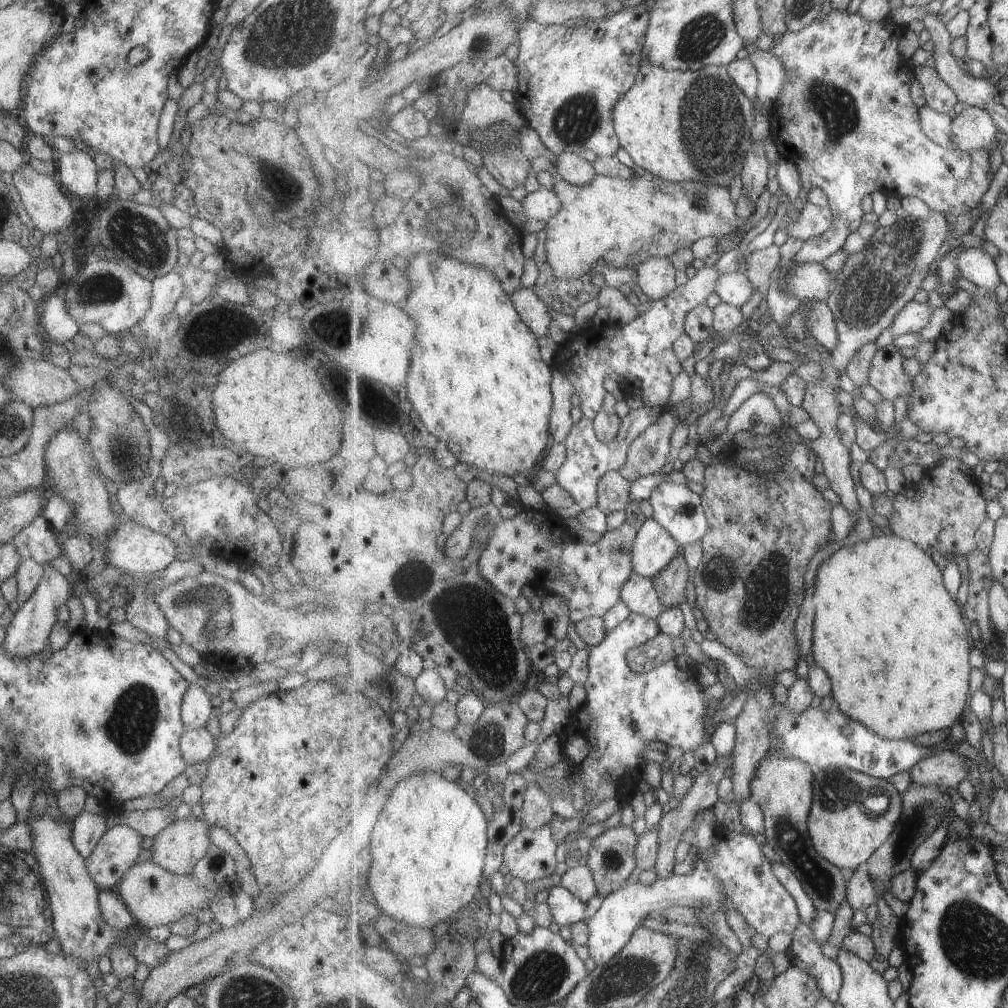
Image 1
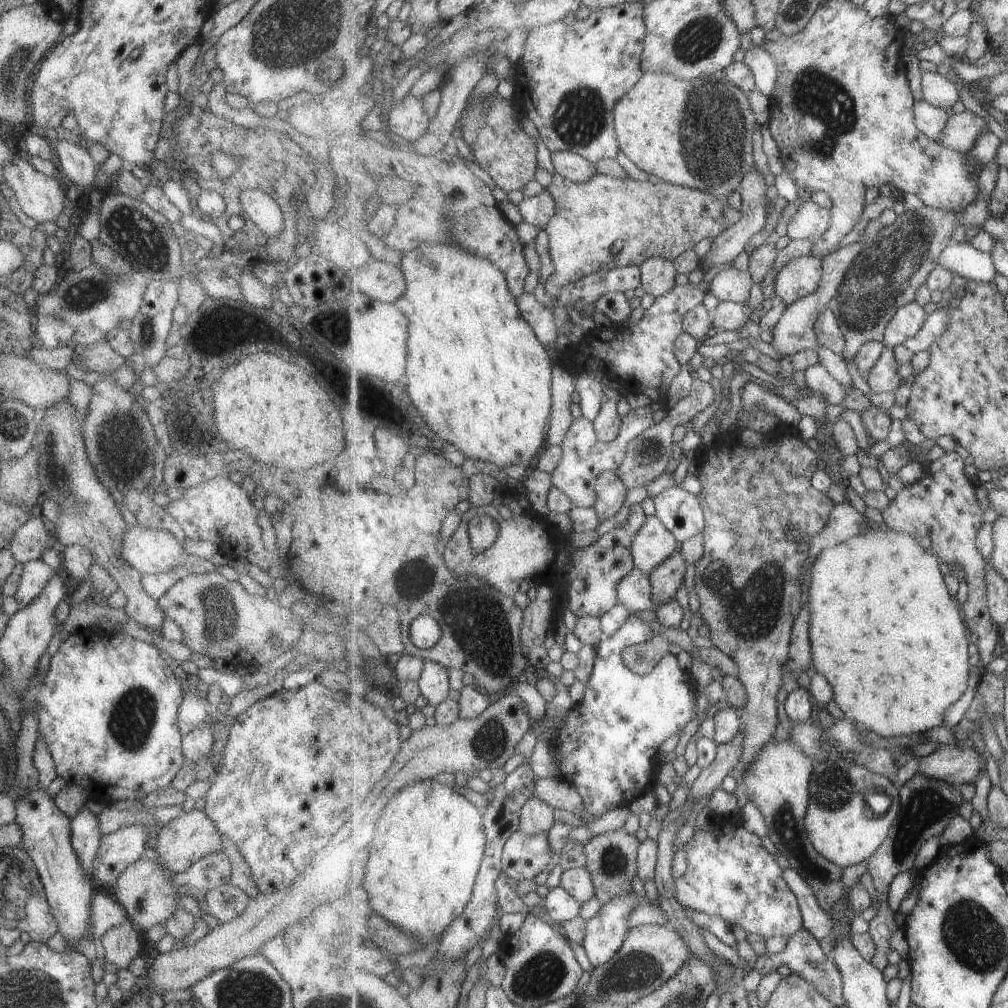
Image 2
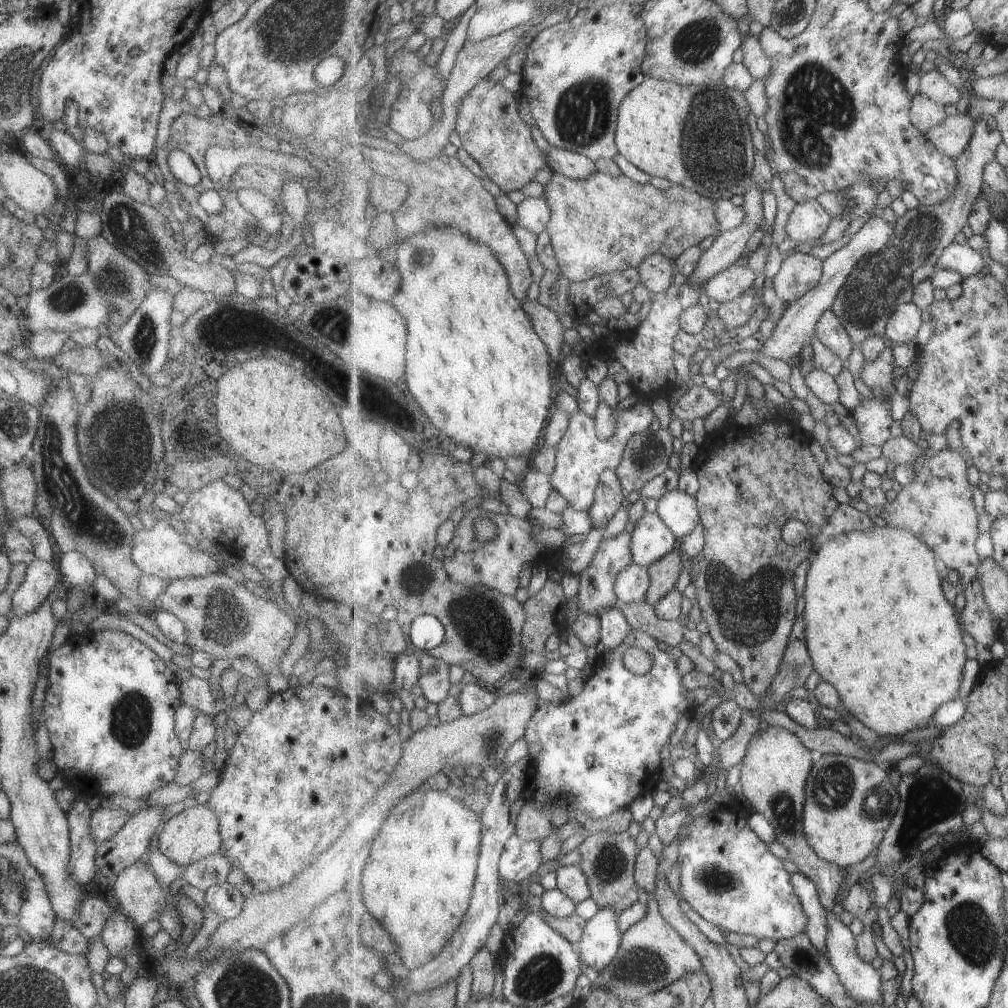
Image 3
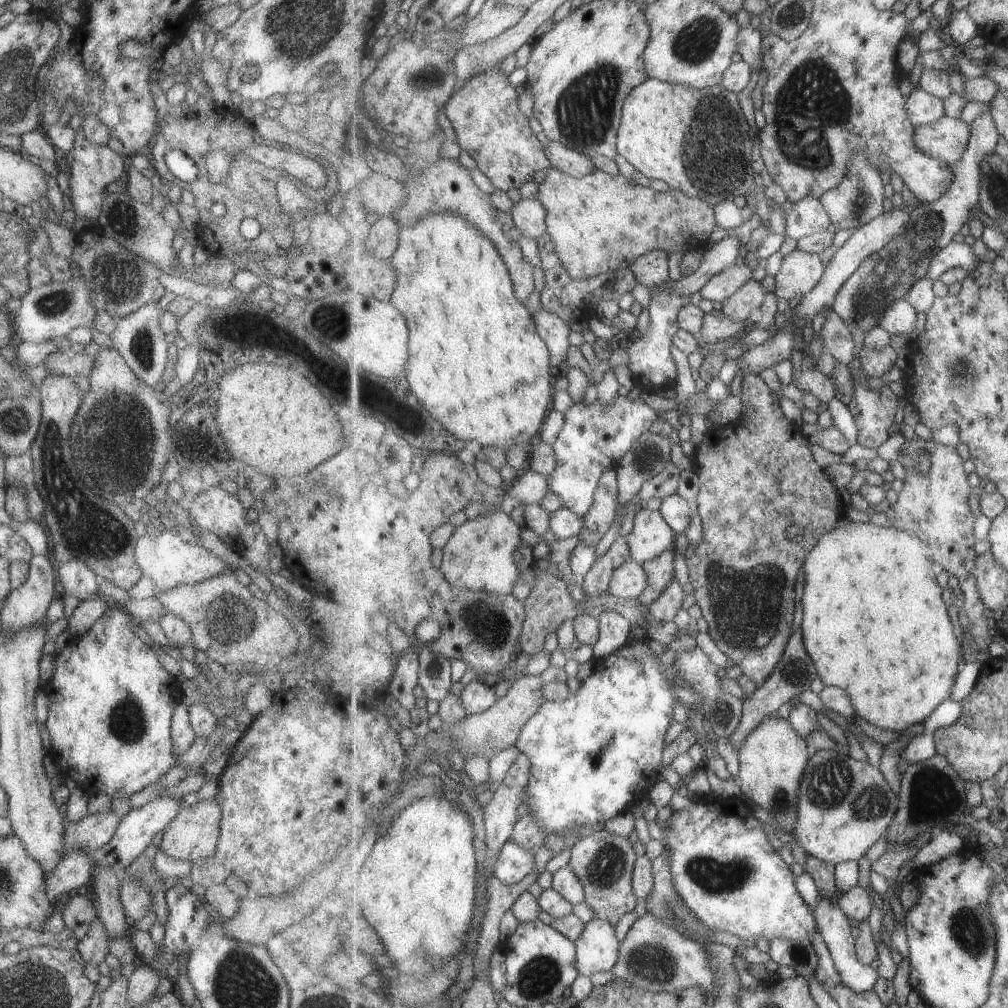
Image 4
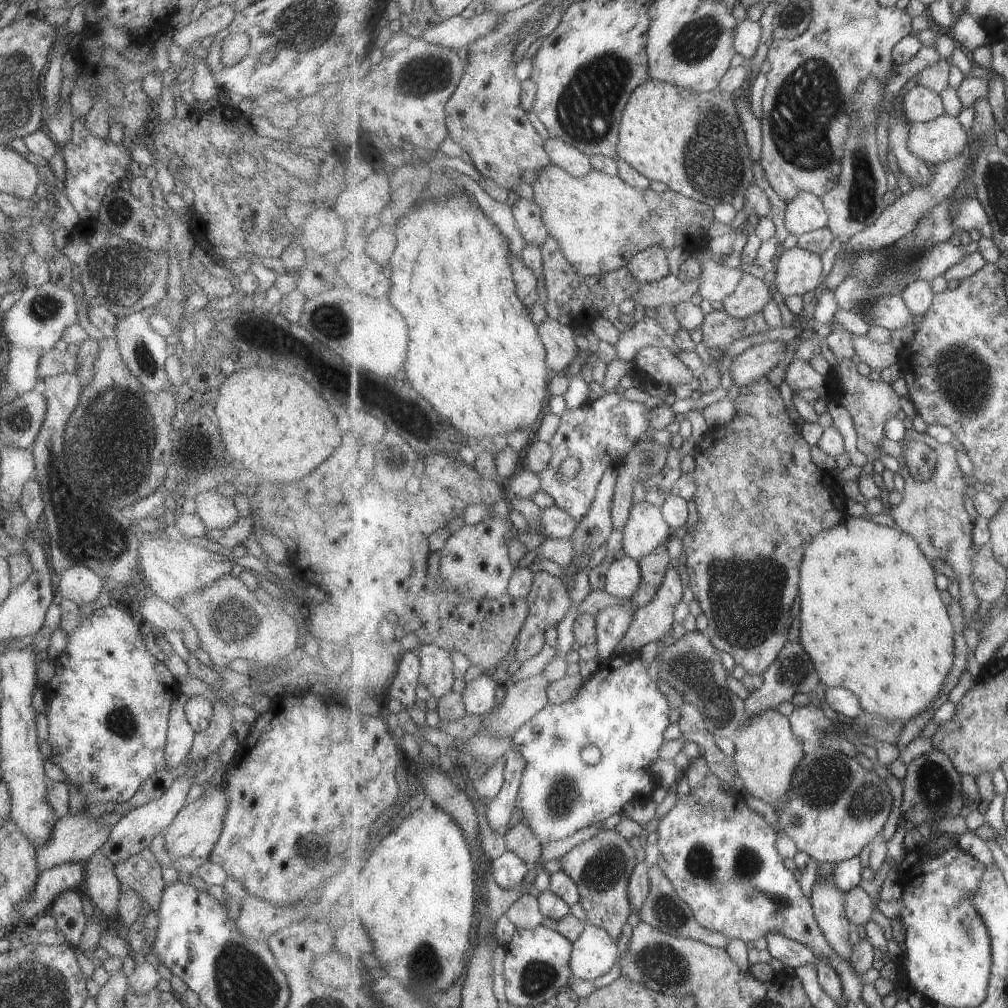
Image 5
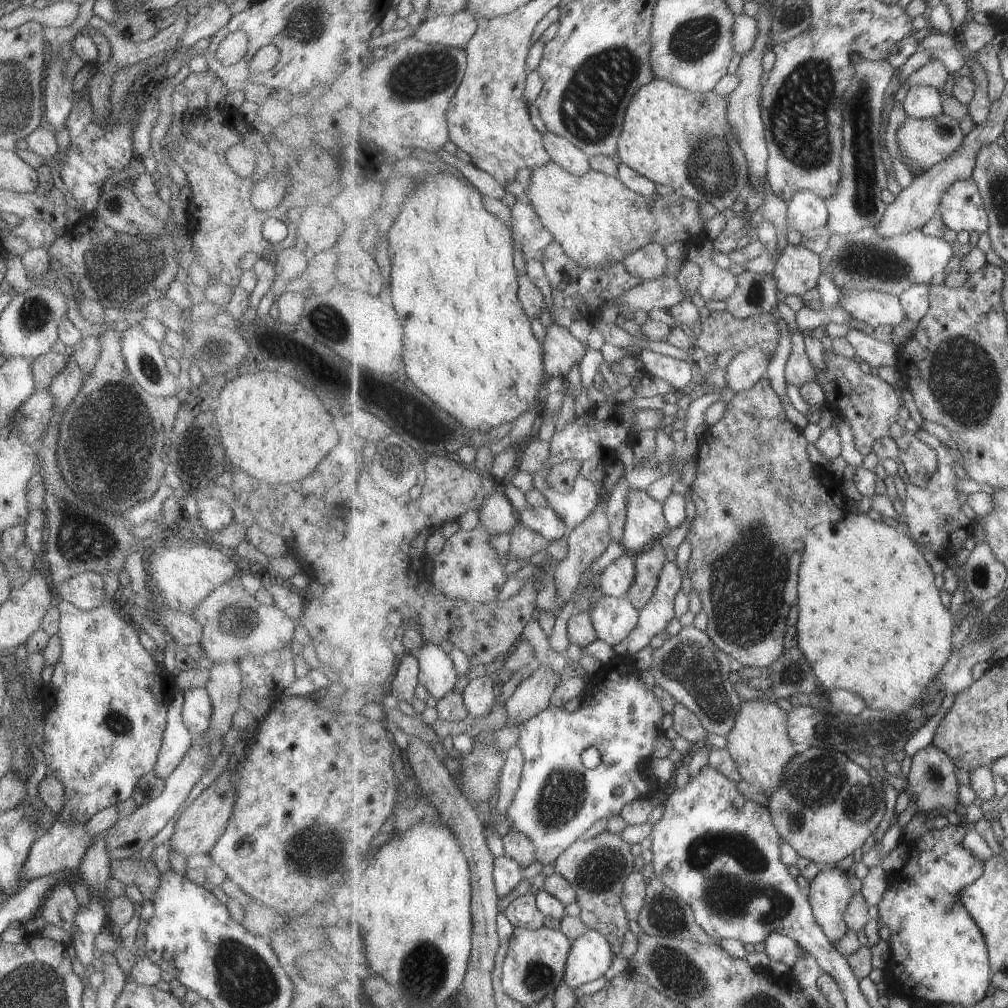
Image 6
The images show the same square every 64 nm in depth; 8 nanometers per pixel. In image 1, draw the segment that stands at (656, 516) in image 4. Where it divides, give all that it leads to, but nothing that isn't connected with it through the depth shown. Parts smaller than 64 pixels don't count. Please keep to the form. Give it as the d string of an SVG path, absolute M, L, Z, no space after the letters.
M653 517L637 534L633 549L634 572L653 579L681 553L682 546Z

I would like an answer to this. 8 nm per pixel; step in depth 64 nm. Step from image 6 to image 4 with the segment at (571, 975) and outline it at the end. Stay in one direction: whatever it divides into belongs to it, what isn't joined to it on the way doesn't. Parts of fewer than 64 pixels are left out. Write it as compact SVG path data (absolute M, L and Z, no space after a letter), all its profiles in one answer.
M592 918L576 940L577 970L582 976L607 972L617 964L622 943L615 926L605 918Z

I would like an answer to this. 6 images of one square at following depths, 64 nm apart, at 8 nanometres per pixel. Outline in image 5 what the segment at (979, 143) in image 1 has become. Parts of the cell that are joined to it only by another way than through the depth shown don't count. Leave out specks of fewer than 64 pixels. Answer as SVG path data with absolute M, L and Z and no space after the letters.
M948 113L929 122L910 122L909 150L925 162L939 165L963 153L970 132Z

